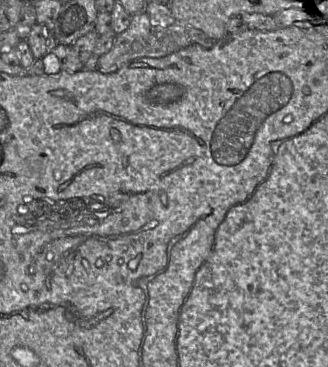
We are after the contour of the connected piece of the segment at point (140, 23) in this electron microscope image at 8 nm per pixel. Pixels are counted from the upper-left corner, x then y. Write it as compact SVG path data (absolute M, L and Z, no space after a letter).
M143 10L132 15L128 28L115 36L110 51L101 56L92 54L84 64L83 69L109 74L118 71L125 64L135 59L142 57L161 58L192 44L199 44L209 49L213 47L215 40L205 35L203 31L190 25L175 22L170 26L162 27L154 24L148 14Z

